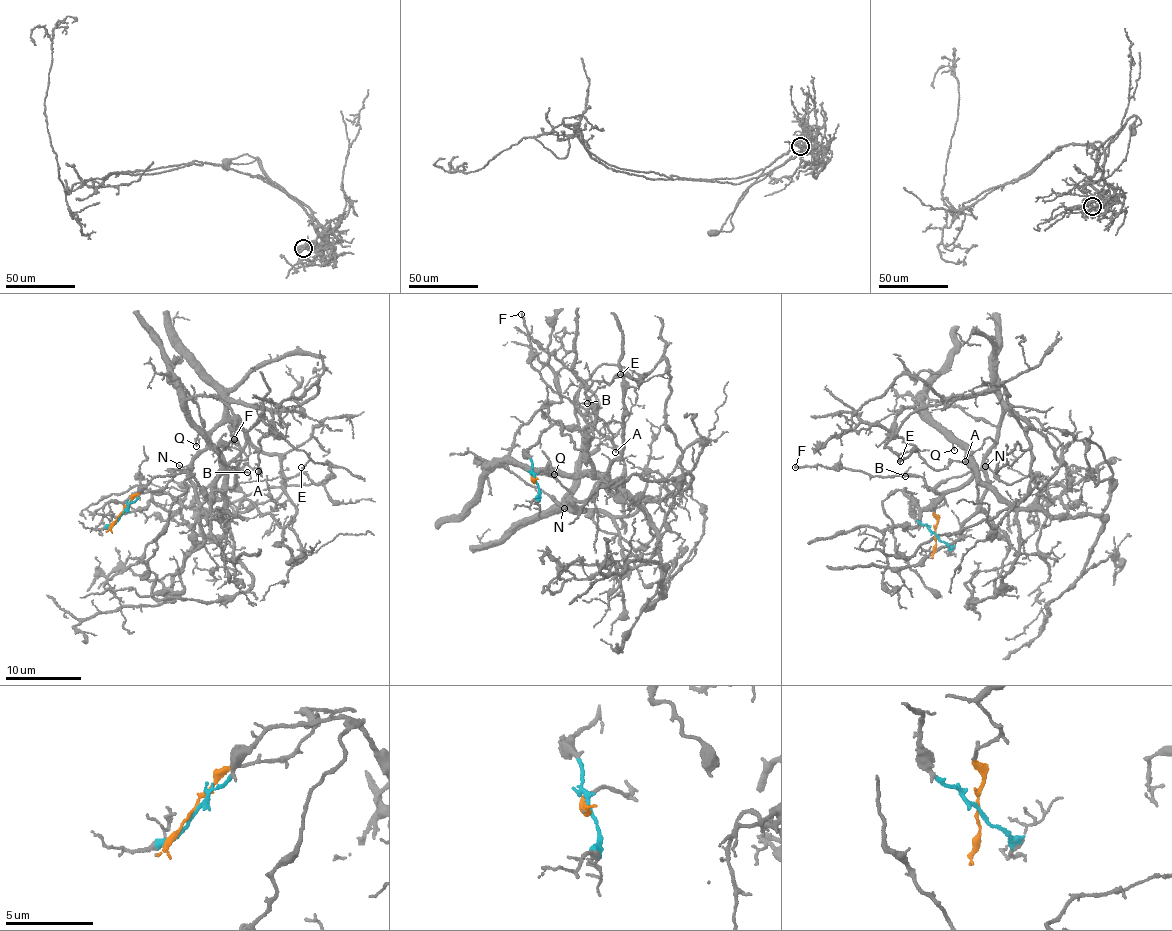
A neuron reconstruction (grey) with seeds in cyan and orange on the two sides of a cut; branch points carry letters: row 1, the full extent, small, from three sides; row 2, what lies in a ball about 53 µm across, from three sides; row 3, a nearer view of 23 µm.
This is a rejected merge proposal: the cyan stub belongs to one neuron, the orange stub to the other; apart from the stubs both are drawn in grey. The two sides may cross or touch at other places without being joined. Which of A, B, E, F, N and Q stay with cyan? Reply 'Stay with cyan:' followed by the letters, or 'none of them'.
Stay with cyan: B, F, Q

